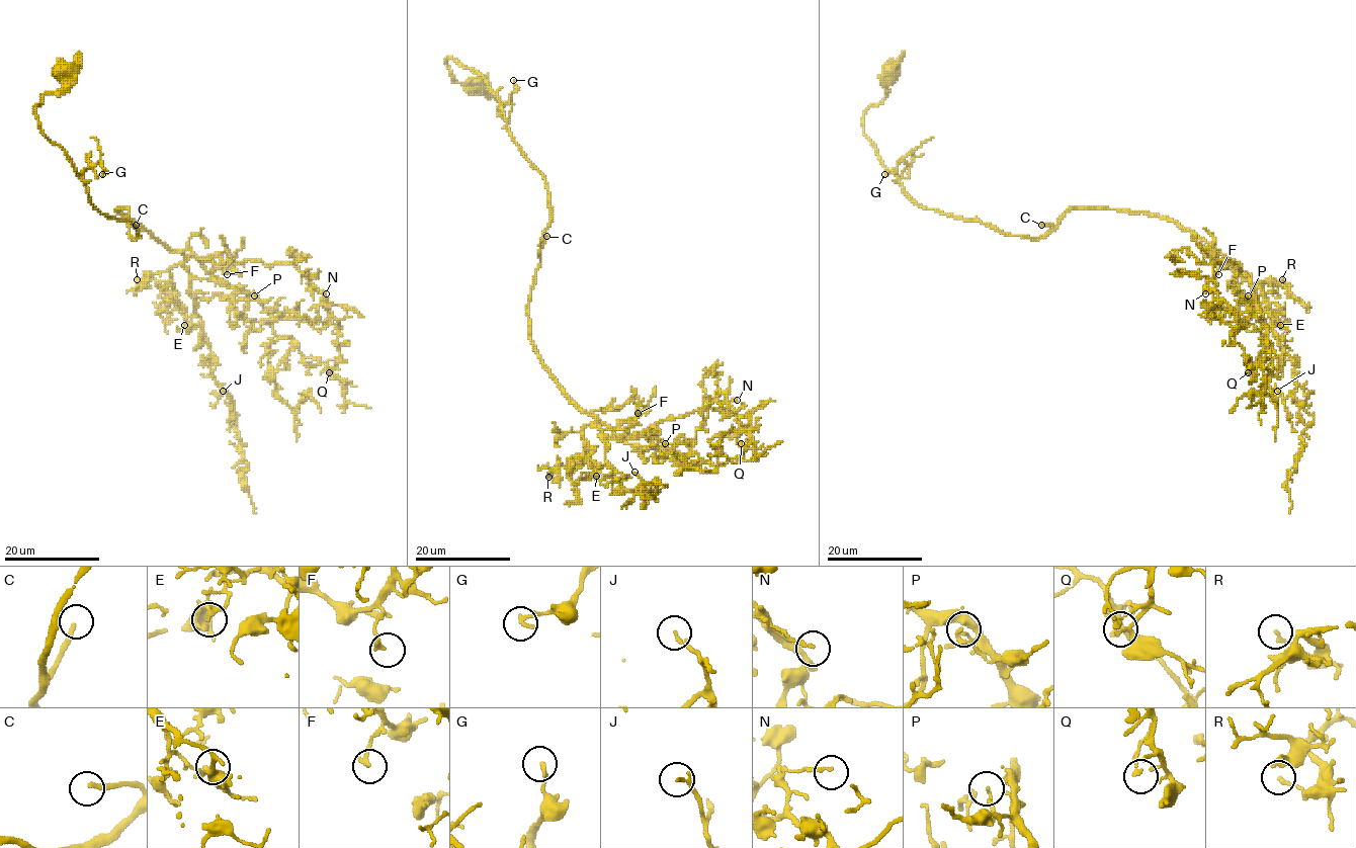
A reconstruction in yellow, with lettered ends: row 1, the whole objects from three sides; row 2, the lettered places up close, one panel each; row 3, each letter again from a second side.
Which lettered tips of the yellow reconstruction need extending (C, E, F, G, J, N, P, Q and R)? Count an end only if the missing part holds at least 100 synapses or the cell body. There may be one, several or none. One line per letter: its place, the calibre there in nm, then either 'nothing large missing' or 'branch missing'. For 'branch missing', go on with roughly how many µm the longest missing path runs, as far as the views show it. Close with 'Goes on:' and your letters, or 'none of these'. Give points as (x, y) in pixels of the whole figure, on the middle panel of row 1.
C: (546, 236) | 200 nm | branch missing | 60 µm
E: (596, 476) | 170 nm | nothing large missing
F: (638, 413) | 180 nm | nothing large missing
G: (513, 80) | 170 nm | nothing large missing
J: (634, 472) | 140 nm | nothing large missing
N: (737, 400) | 160 nm | nothing large missing
P: (665, 443) | 100 nm | nothing large missing
Q: (741, 443) | 130 nm | nothing large missing
R: (548, 477) | 140 nm | nothing large missing
Goes on: C

